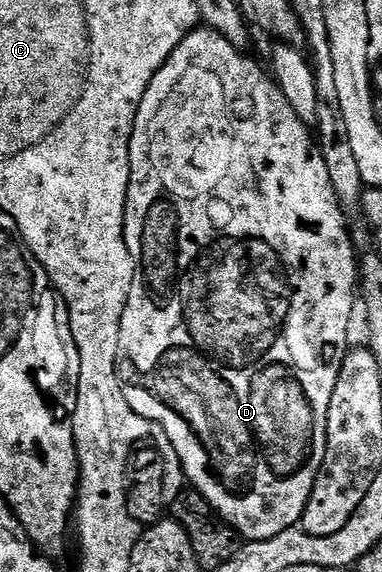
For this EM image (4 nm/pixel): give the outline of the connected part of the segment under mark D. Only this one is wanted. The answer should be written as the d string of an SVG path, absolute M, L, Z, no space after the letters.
M196 27L191 34L180 43L175 50L167 56L167 62L153 75L149 87L139 104L139 110L133 123L131 132L131 182L127 188L127 206L123 209L123 241L127 244L127 250L135 261L135 278L129 291L129 299L125 303L125 311L121 315L121 335L119 336L119 354L115 368L119 374L119 387L122 400L129 403L129 407L139 416L143 416L151 425L160 425L164 433L173 443L173 451L183 464L186 480L202 495L204 499L215 509L215 512L223 518L227 524L234 527L240 538L248 542L273 539L286 529L296 528L303 520L303 512L309 503L309 495L315 486L317 475L321 471L321 463L325 459L327 450L327 420L329 419L329 403L333 399L333 387L337 387L337 375L341 375L341 363L347 358L349 344L347 336L351 333L351 312L357 307L357 252L353 244L352 234L347 233L347 221L344 210L341 208L337 195L333 191L333 183L329 183L329 171L325 171L325 159L319 152L319 146L312 130L289 107L289 99L280 91L278 85L269 76L268 70L263 69L251 57L243 54L244 50L238 45L229 43L215 29Z

